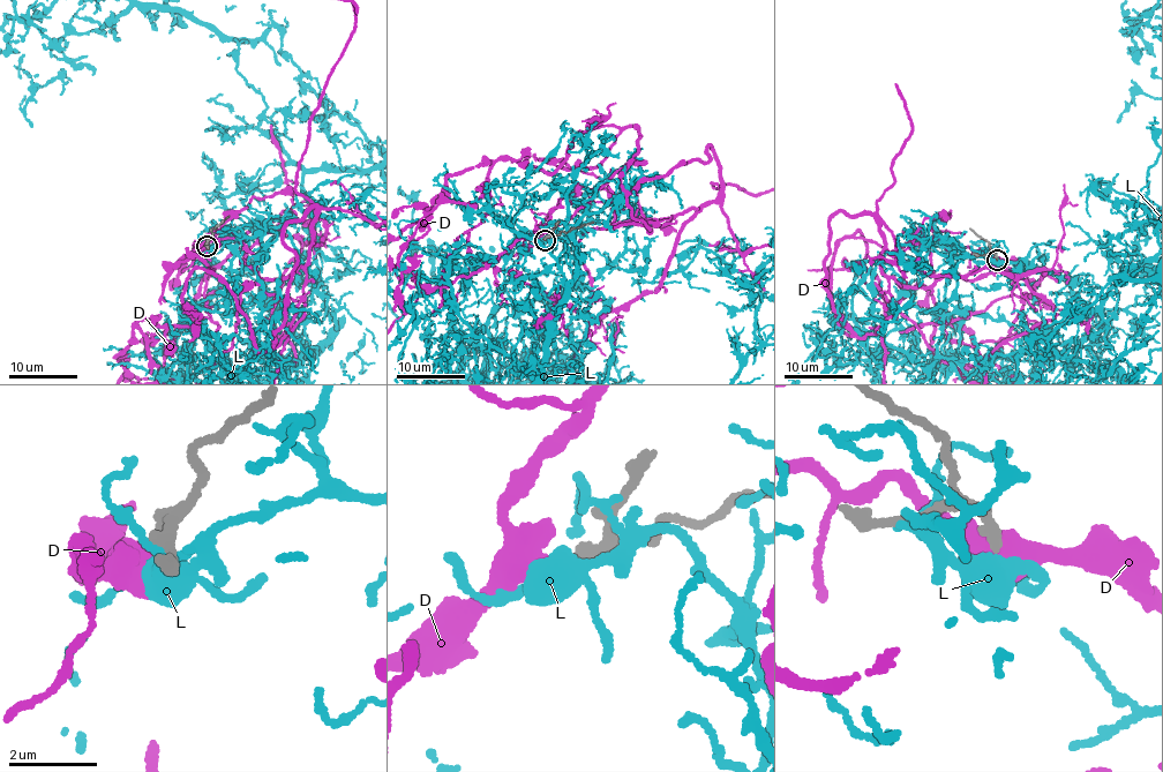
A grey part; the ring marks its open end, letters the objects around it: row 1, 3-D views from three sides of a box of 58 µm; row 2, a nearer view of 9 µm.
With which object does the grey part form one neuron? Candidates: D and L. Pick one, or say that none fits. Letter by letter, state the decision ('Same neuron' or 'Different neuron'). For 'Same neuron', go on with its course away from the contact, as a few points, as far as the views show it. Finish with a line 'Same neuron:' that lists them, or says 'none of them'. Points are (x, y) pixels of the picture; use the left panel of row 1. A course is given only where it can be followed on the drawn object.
D: Different neuron
L: Different neuron
Same neuron: none of them

